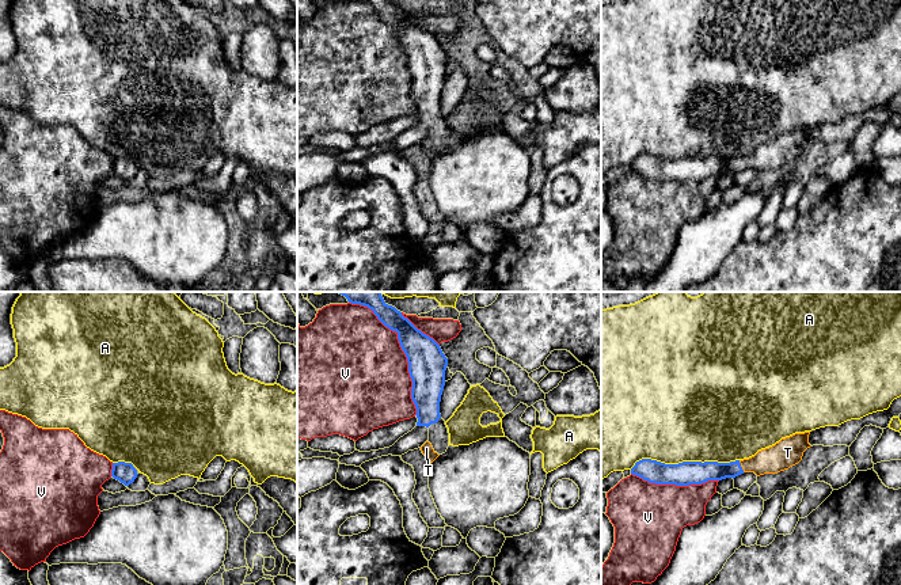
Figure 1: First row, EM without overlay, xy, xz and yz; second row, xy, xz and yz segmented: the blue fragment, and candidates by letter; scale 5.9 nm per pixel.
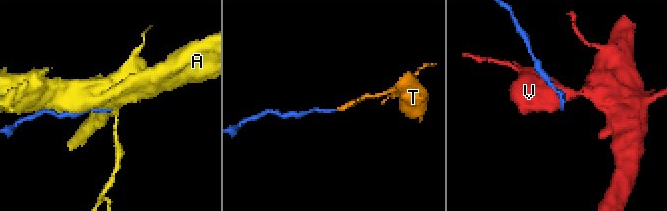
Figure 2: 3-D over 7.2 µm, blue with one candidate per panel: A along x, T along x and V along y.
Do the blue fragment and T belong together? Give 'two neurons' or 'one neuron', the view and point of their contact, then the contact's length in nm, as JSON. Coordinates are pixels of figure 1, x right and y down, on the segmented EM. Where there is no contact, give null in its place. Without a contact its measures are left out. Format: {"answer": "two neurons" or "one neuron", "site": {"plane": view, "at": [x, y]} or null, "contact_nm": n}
{"answer": "one neuron", "site": {"plane": "yz", "at": [740, 466]}, "contact_nm": 80}

